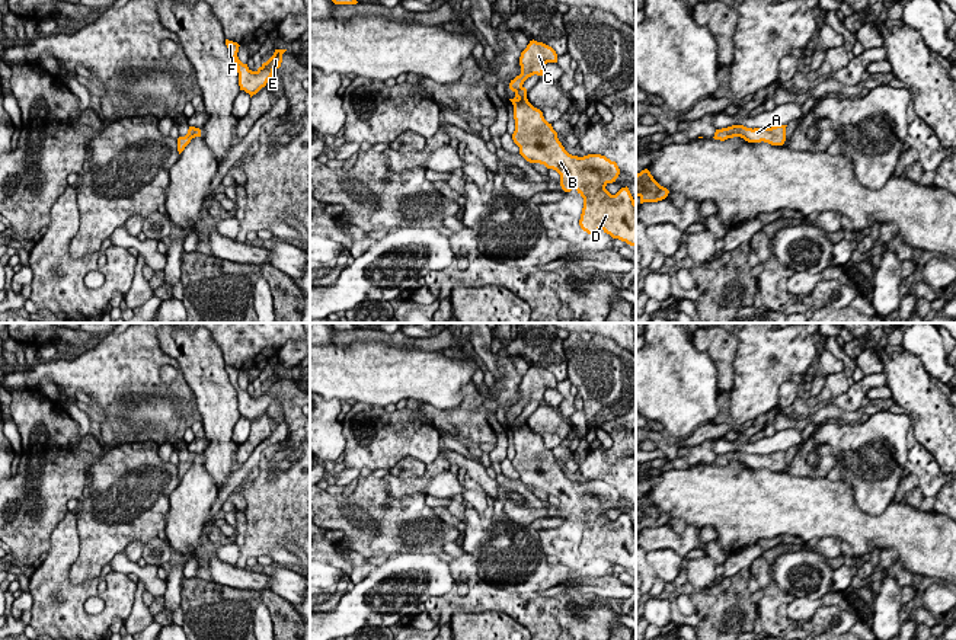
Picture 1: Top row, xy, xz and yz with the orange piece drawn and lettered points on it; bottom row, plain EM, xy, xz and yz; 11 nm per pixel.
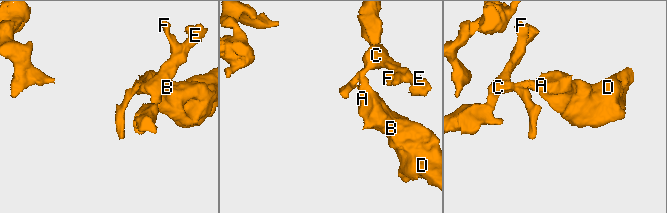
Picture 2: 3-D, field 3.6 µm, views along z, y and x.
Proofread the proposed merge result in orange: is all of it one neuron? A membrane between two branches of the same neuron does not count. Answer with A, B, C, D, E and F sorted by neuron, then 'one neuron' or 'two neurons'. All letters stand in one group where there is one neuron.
A B D / C E F | two neurons

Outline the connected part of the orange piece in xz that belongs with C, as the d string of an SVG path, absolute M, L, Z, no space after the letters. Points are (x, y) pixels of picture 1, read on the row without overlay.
M530 367L519 383L521 400L511 406L509 415L517 417L528 403L543 401L547 388L557 388L556 377L543 368Z

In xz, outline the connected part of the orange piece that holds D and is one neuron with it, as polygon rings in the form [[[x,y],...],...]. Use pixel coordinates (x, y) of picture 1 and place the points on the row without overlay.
[[[525,413],[517,416],[509,426],[515,445],[512,465],[519,473],[519,480],[530,489],[556,496],[562,515],[576,515],[583,524],[581,554],[592,563],[600,563],[602,554],[613,564],[636,572],[636,528],[629,513],[621,513],[616,521],[605,515],[620,500],[617,489],[601,480],[569,480],[543,438],[528,428]]]

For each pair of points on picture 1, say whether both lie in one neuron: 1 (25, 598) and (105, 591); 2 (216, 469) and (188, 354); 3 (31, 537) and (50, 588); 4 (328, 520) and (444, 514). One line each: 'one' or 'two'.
1: two
2: one
3: two
4: two

